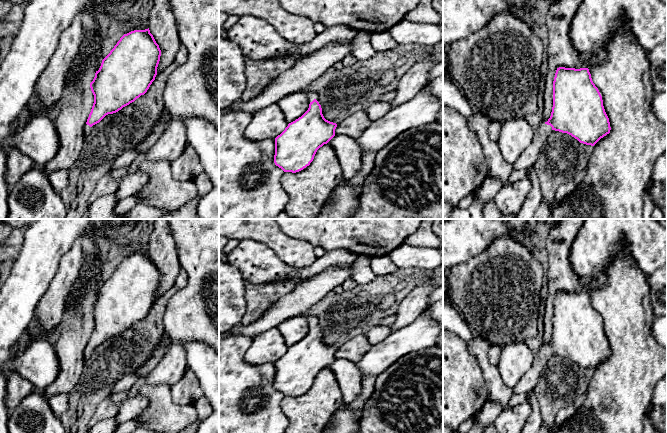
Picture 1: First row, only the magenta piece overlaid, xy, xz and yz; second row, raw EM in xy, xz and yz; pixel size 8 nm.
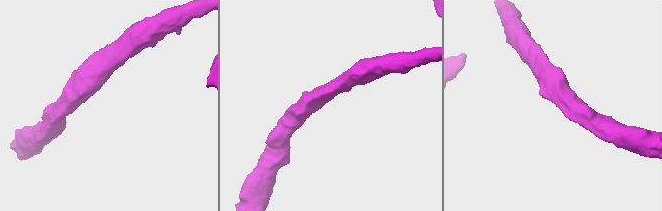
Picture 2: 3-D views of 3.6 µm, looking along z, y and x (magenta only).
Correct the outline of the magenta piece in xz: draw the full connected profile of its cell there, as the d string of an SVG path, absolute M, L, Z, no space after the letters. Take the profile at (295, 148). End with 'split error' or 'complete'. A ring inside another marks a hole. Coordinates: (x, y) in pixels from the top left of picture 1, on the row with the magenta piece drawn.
M311 91L306 93L310 99L308 110L301 117L289 123L285 130L275 138L274 163L284 172L296 173L309 166L317 150L335 136L337 124L324 118L321 105L315 99L316 95Z; split error

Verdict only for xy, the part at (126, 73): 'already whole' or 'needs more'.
needs more

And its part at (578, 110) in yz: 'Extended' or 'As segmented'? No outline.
Extended

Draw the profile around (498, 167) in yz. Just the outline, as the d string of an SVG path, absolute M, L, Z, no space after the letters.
M476 111L475 115L467 119L471 132L475 135L481 145L481 149L489 167L489 174L503 183L514 170L513 165L508 164L502 157L497 144L488 137L489 119Z

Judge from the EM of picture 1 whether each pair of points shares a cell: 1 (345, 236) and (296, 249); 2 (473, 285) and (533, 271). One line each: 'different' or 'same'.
1: different
2: same

